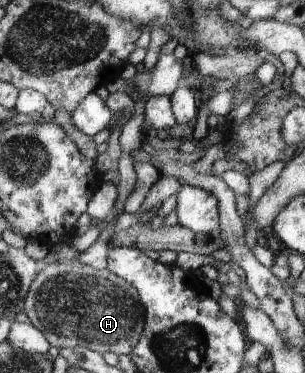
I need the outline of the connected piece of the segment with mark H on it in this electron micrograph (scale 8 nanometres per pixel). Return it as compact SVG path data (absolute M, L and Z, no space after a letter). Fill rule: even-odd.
M78 260L49 263L44 270L40 270L26 294L23 312L28 315L29 322L44 334L51 346L68 349L83 345L100 355L106 352L118 356L130 355L145 328L145 307L134 286L107 269L94 269L89 265L82 265Z

